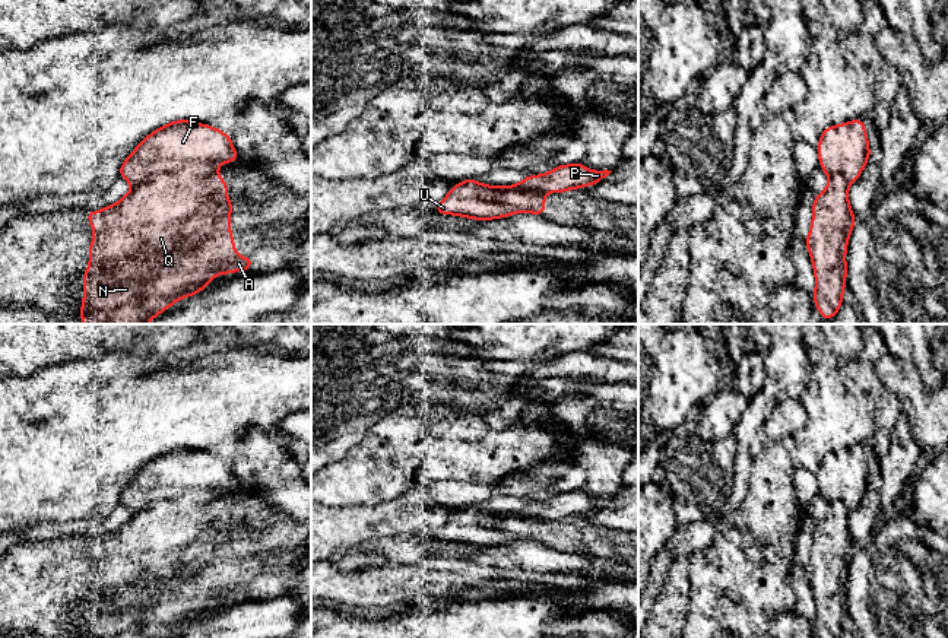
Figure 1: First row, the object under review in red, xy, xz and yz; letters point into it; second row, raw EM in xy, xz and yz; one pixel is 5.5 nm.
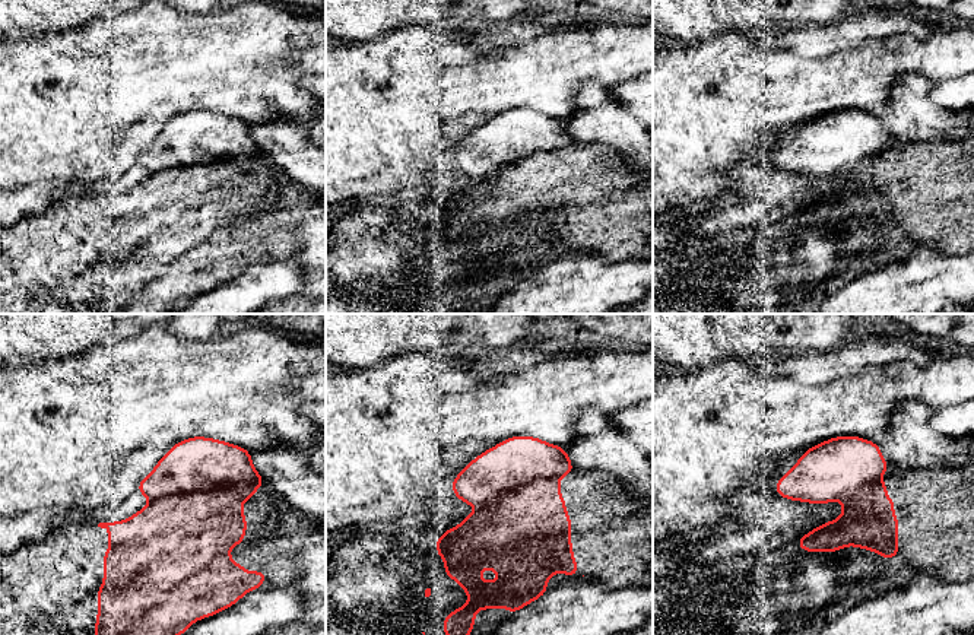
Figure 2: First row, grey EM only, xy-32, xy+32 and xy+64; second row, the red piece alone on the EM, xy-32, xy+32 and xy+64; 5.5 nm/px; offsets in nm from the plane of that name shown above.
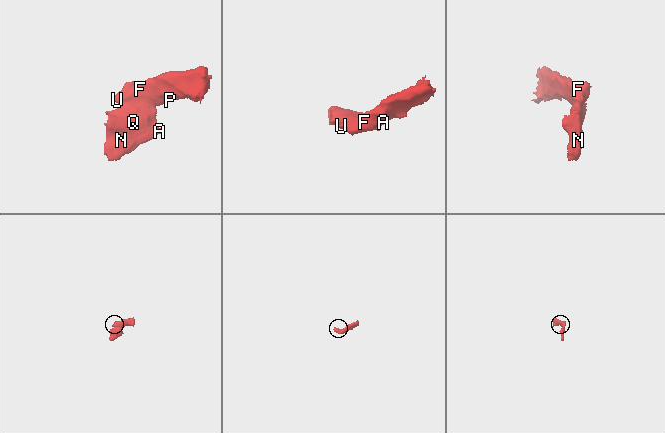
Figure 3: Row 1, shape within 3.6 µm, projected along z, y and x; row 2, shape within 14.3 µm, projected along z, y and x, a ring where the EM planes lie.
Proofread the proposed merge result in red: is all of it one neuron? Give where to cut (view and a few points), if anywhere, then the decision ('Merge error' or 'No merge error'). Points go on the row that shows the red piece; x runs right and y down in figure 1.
Split along xy (216, 162), (187, 162), (176, 171), (158, 174), (133, 187). Merge error

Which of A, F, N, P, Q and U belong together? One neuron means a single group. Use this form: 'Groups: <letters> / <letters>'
Groups: A N Q / F P U

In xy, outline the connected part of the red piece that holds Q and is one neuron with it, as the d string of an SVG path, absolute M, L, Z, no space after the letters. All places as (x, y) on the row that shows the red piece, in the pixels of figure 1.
M193 162L133 187L118 203L99 212L86 210L95 238L89 242L89 269L83 272L83 324L148 324L178 299L199 293L215 276L251 270L253 257L235 254L228 187L218 175L216 162Z

